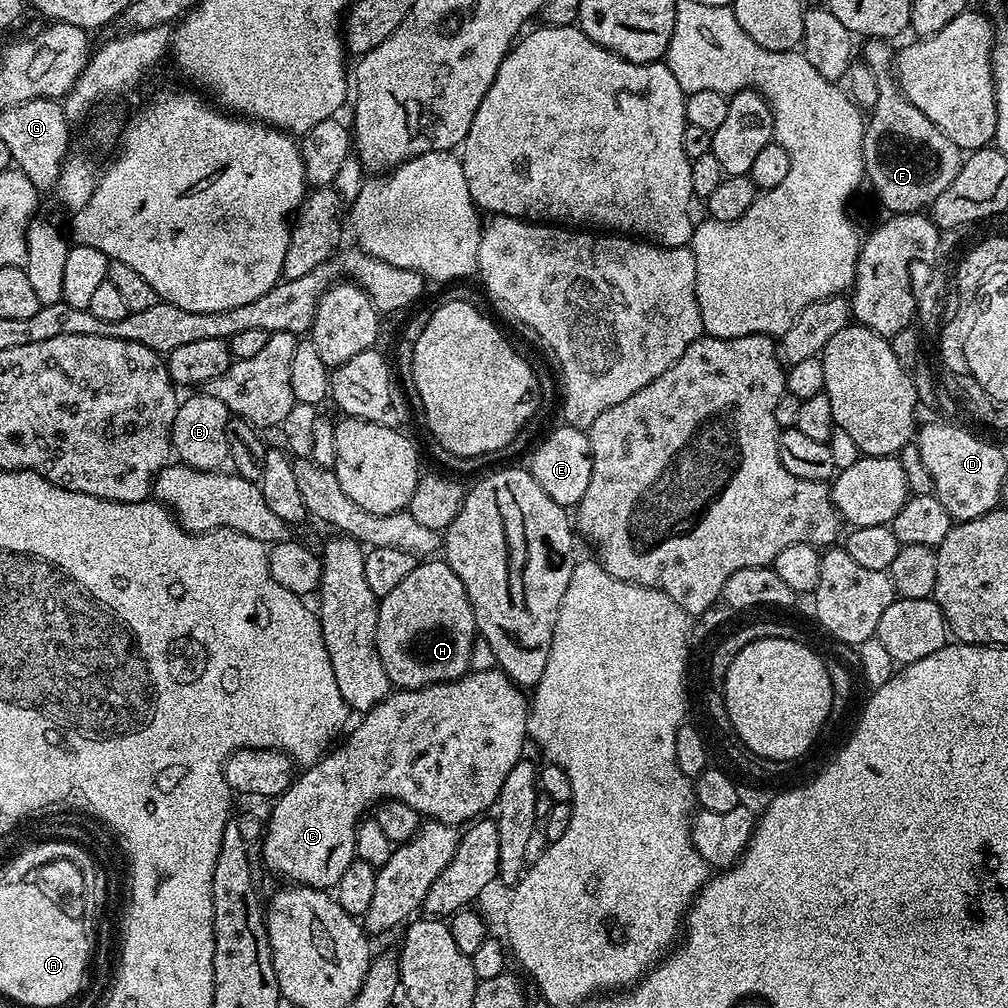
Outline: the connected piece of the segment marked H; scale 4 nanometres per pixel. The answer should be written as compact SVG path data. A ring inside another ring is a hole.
M428 558L417 563L416 568L379 601L376 649L378 658L382 658L389 685L397 689L425 688L467 676L473 667L472 647L475 644L478 644L478 633L470 598L466 598L466 590L458 574L454 574L443 559Z

